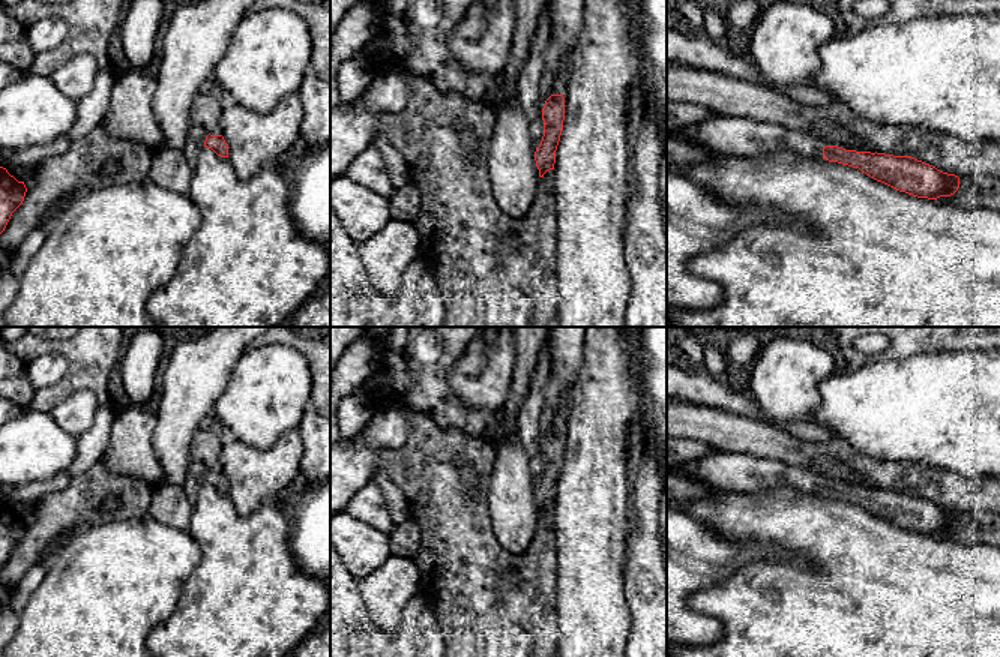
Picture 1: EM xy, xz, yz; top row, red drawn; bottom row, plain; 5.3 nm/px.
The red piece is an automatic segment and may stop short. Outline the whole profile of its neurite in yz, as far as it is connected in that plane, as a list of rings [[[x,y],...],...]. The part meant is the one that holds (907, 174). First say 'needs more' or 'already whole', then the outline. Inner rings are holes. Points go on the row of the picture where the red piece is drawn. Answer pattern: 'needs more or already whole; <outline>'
needs more; [[[715,114],[712,118],[673,135],[715,153],[760,156],[790,152],[808,159],[838,162],[859,168],[871,178],[917,198],[950,196],[959,188],[958,176],[943,172],[911,156],[856,152],[838,146],[824,147],[806,132],[752,118]]]

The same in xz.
needs more; [[[545,8],[517,81],[518,102],[529,120],[530,135],[536,147],[535,160],[539,177],[554,170],[556,150],[565,120],[563,92],[568,84],[568,69],[560,69],[556,74],[551,96],[544,106],[541,105],[541,86],[547,72],[545,50],[550,40],[551,18]]]

